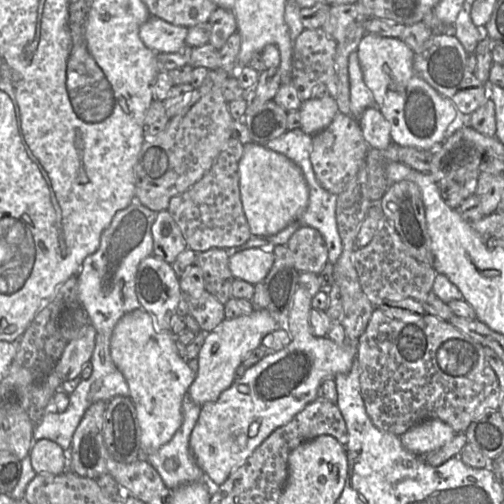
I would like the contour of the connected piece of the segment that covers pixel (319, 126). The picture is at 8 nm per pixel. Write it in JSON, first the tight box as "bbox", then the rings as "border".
{"bbox":[300,98,339,136],"border":[[[310,98],[302,101],[300,107],[301,129],[310,136],[325,129],[339,113],[336,98]]]}

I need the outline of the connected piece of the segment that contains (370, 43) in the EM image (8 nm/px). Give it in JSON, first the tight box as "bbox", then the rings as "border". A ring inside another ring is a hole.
{"bbox":[357,33,457,151],"border":[[[366,33],[357,49],[359,64],[366,86],[371,90],[377,107],[390,123],[391,140],[402,147],[414,147],[433,151],[447,138],[447,130],[457,117],[457,109],[453,102],[439,94],[424,81],[413,68],[415,52],[400,38],[383,37]]]}

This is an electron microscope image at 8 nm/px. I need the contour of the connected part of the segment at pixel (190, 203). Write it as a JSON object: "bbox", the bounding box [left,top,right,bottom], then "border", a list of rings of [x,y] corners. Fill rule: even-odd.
{"bbox":[170,137,252,253],"border":[[[231,137],[208,172],[193,186],[170,199],[170,213],[186,241],[196,253],[211,248],[231,248],[247,242],[252,234],[245,216],[239,188],[239,161],[244,145]]]}

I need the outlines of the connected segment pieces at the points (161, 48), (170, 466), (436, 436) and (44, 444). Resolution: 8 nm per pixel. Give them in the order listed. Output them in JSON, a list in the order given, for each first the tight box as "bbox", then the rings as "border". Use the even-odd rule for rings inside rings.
[{"bbox":[139,15,187,54],"border":[[[153,15],[139,28],[141,40],[156,54],[180,51],[186,45],[187,33],[187,27],[173,25]]]},{"bbox":[140,391,219,495],"border":[[[188,391],[183,397],[181,411],[183,416],[183,422],[180,428],[172,437],[172,439],[152,454],[145,455],[140,450],[140,461],[146,461],[151,464],[151,466],[159,474],[165,486],[170,490],[174,490],[183,484],[200,482],[204,483],[208,487],[208,490],[212,495],[216,492],[216,489],[219,486],[216,486],[201,470],[189,448],[190,435],[198,420],[201,406],[199,406],[192,400]]]},{"bbox":[399,419,456,455],"border":[[[438,419],[424,420],[399,436],[402,446],[415,455],[429,454],[450,442],[456,432]]]},{"bbox":[29,441,66,476],"border":[[[34,441],[29,456],[36,474],[56,476],[66,471],[66,452],[54,441]]]}]

